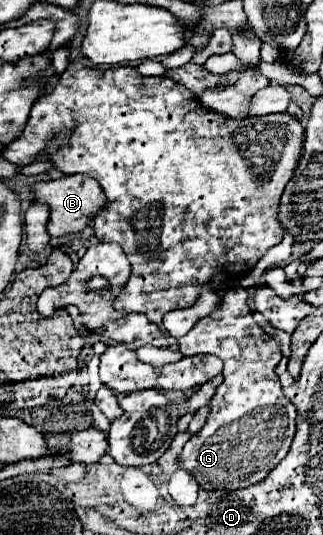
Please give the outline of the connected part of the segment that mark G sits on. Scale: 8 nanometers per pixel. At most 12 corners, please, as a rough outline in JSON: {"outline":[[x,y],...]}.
{"outline":[[230,289],[178,345],[224,383],[178,455],[206,491],[264,481],[294,439],[280,343]]}

